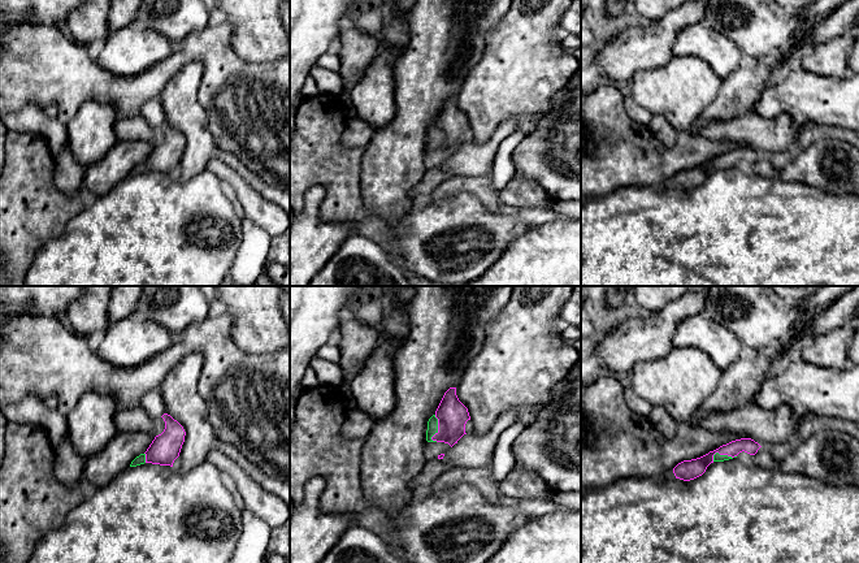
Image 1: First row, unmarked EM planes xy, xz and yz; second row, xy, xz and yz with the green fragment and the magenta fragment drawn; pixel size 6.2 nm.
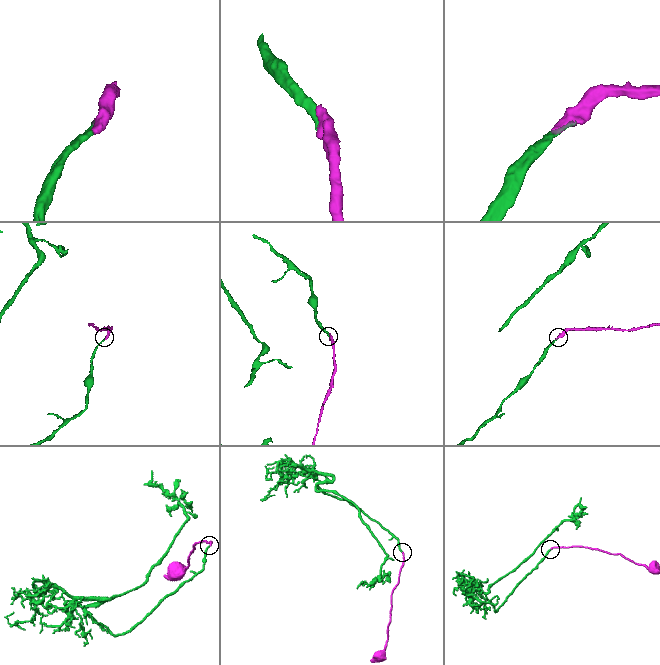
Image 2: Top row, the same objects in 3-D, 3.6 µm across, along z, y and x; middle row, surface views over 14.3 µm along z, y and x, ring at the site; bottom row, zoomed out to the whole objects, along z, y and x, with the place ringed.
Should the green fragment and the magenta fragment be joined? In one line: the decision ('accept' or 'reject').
accept

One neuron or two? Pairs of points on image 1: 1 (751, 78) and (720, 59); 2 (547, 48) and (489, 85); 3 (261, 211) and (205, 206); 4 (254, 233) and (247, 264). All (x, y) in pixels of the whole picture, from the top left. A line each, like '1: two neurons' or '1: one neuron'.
1: two neurons
2: one neuron
3: two neurons
4: one neuron

